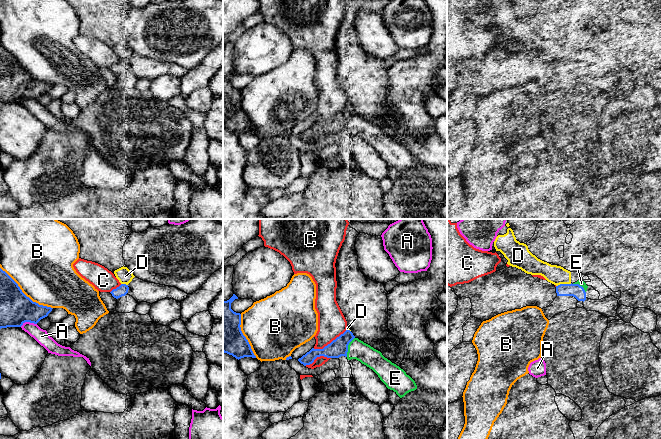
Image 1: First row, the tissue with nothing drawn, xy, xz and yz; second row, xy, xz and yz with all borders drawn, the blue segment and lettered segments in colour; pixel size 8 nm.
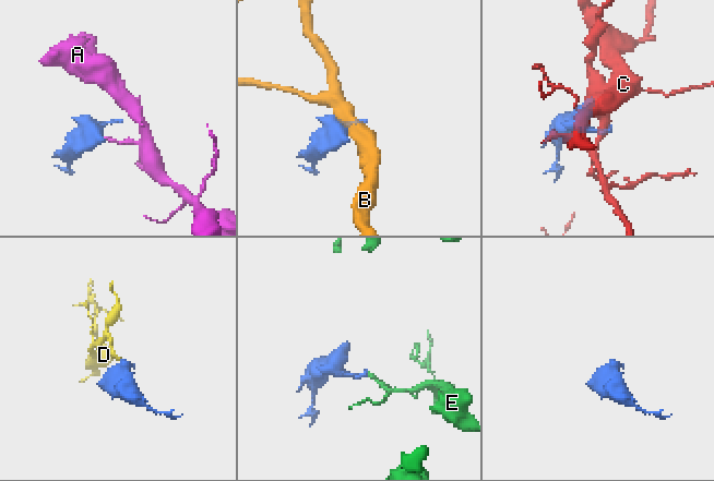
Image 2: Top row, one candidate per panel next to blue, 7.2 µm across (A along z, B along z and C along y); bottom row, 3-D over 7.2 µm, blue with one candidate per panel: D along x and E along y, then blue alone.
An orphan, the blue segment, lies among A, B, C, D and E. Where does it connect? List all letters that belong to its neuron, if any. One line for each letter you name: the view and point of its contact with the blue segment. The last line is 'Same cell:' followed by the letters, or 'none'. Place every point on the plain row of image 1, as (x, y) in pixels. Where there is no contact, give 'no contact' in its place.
E: contact xz (347, 123)
Same cell: E

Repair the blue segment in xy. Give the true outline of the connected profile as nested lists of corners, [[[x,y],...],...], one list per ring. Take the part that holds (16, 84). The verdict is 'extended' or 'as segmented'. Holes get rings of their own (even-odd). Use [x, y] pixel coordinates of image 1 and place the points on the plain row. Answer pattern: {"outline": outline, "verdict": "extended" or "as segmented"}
{"outline": [[[0,44],[0,105],[21,103],[25,98],[37,100],[48,92],[53,84],[39,81],[27,73],[18,60]]], "verdict": "as segmented"}

